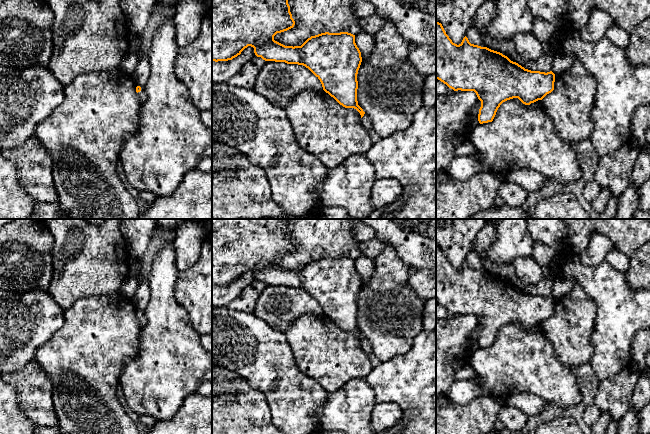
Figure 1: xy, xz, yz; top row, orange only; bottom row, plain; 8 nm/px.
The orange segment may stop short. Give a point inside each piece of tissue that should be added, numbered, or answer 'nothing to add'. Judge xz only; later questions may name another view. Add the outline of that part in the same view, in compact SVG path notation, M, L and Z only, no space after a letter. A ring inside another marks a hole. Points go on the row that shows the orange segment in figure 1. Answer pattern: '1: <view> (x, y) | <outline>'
1: xz (365, 120) | M366 113L361 118L361 124L364 127L364 129L368 132L370 132L373 129L372 122Z

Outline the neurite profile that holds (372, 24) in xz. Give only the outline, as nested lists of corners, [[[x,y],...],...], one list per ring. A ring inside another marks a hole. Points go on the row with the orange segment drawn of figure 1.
[[[371,15],[360,19],[359,25],[362,31],[375,35],[385,24],[385,19],[378,15]]]

